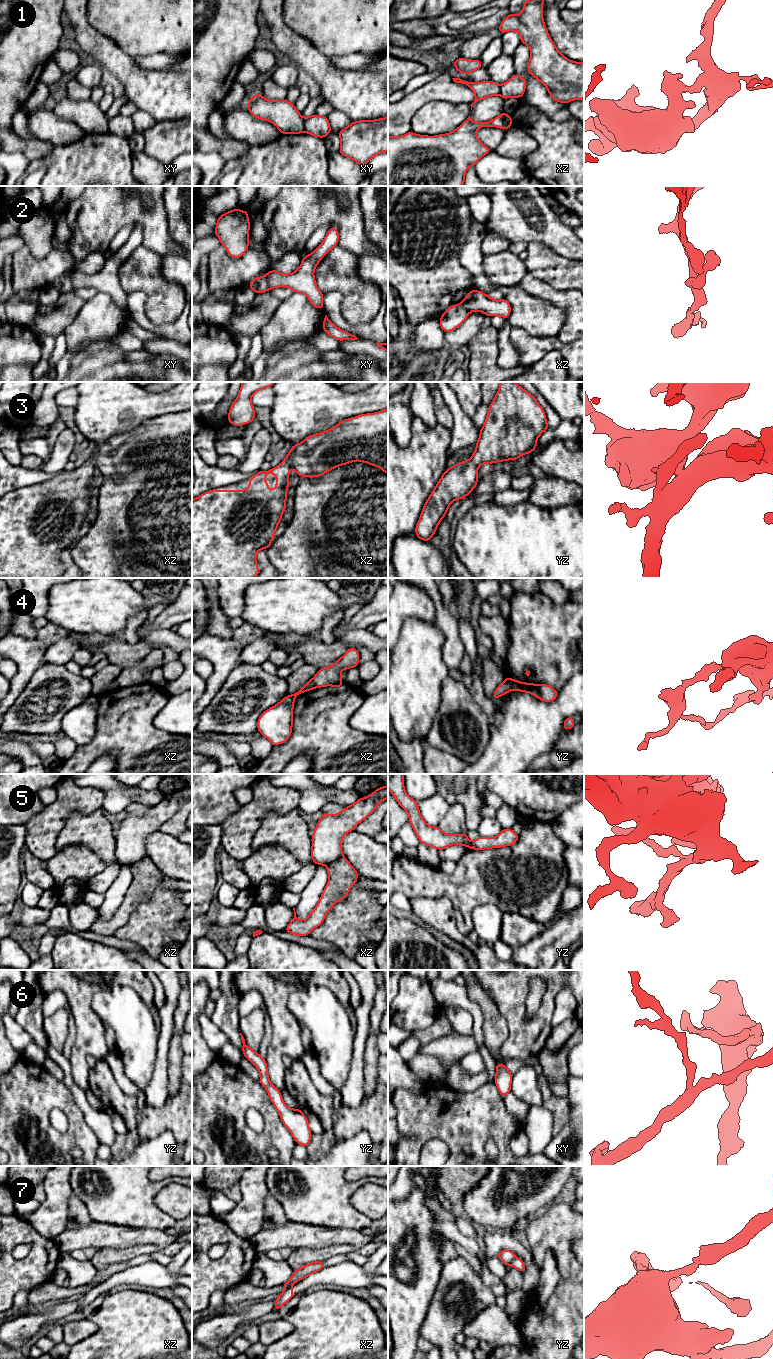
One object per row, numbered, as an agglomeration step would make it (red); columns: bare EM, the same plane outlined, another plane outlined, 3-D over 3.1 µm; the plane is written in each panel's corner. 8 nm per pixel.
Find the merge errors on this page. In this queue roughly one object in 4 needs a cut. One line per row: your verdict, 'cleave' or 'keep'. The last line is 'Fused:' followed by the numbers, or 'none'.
1: cleave
2: cleave
3: keep
4: cleave
5: cleave
6: keep
7: cleave
Fused: 1, 2, 4, 5, 7

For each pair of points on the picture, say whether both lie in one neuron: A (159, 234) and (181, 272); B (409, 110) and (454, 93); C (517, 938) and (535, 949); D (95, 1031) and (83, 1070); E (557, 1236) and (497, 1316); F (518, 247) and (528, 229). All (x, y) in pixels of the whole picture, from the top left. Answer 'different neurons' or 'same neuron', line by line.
A: different neurons
B: same neuron
C: different neurons
D: same neuron
E: different neurons
F: different neurons

